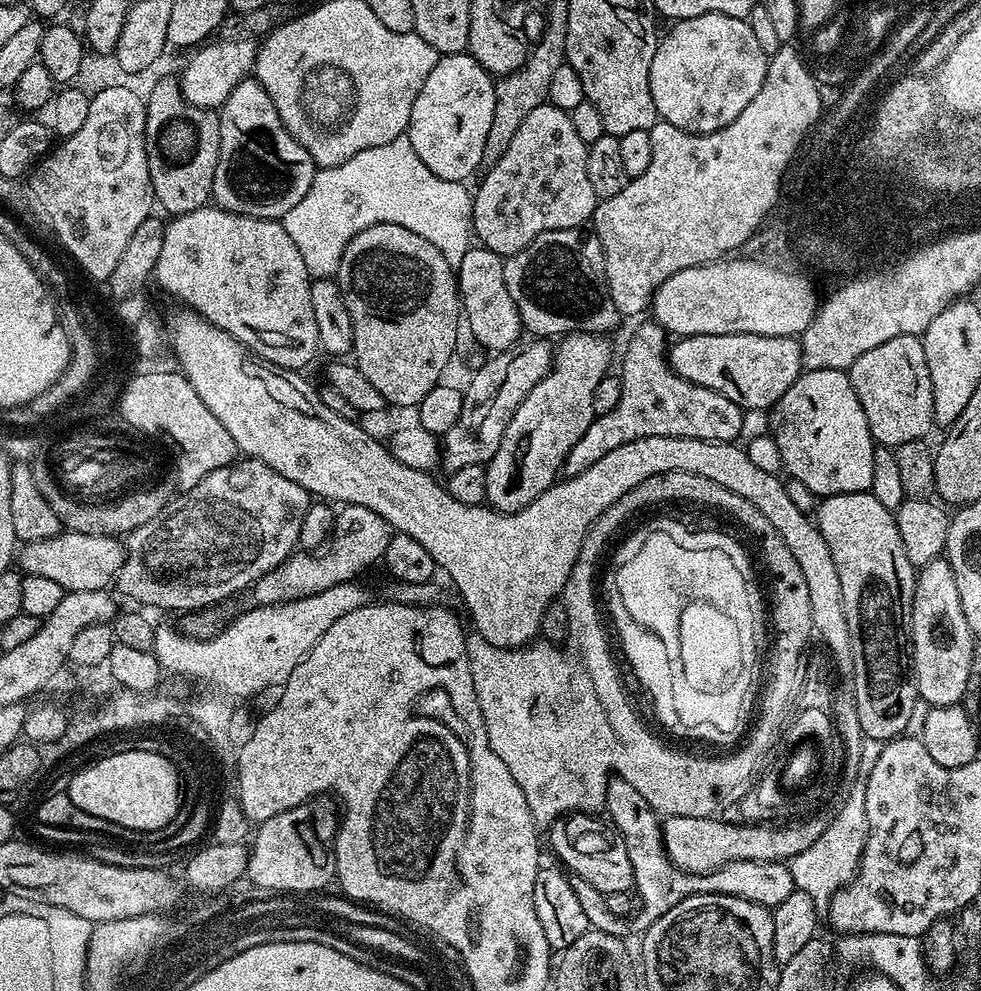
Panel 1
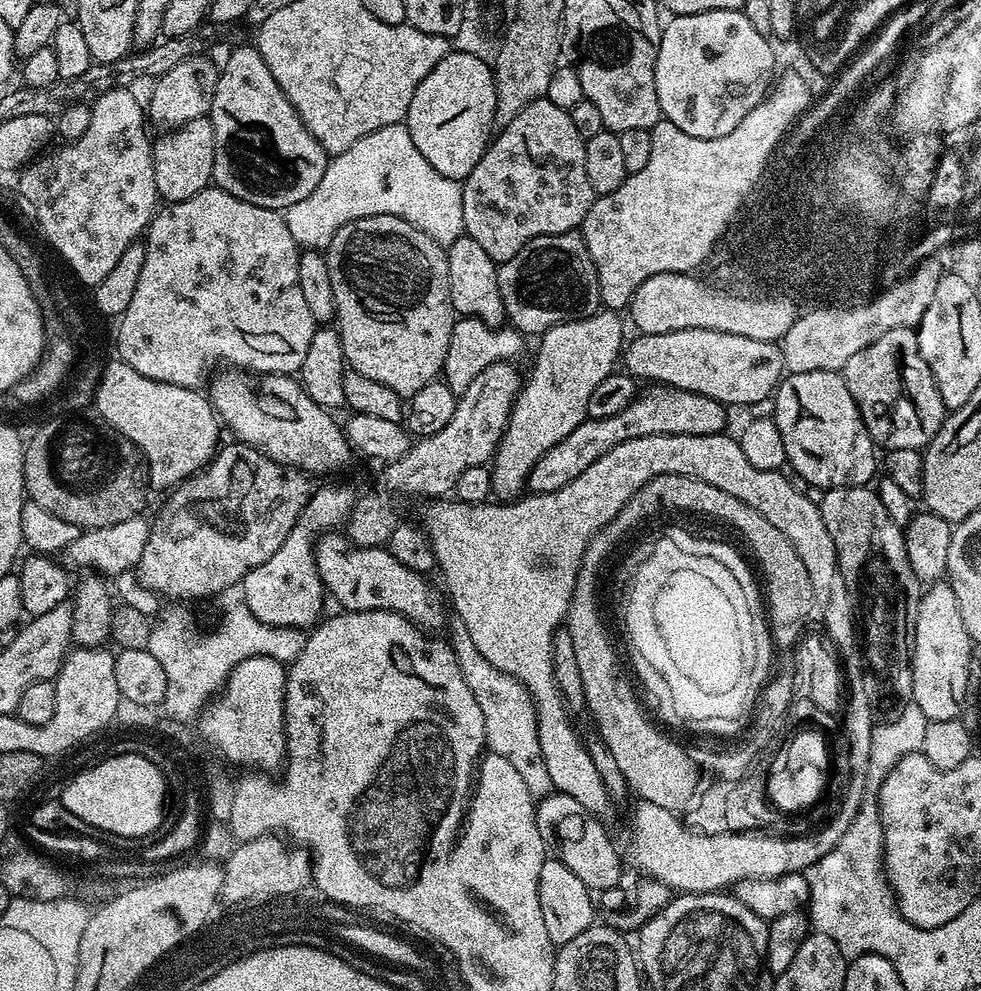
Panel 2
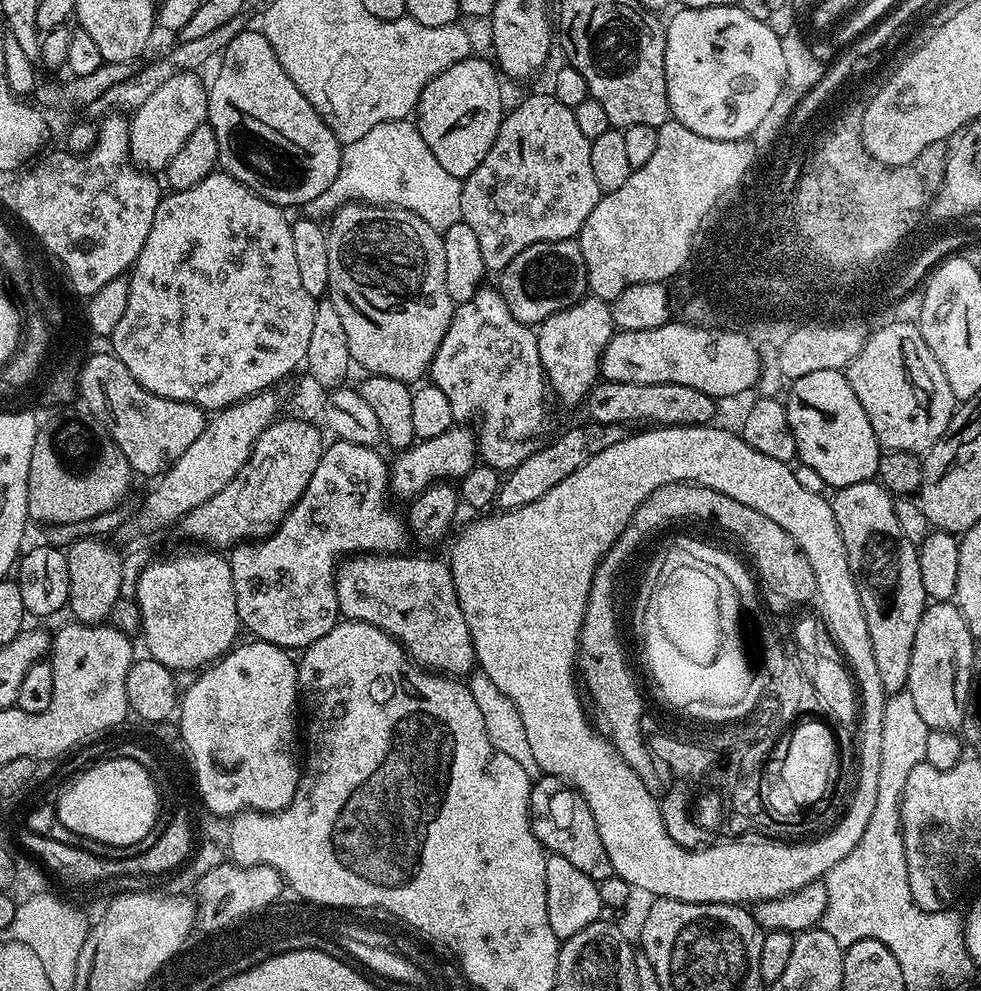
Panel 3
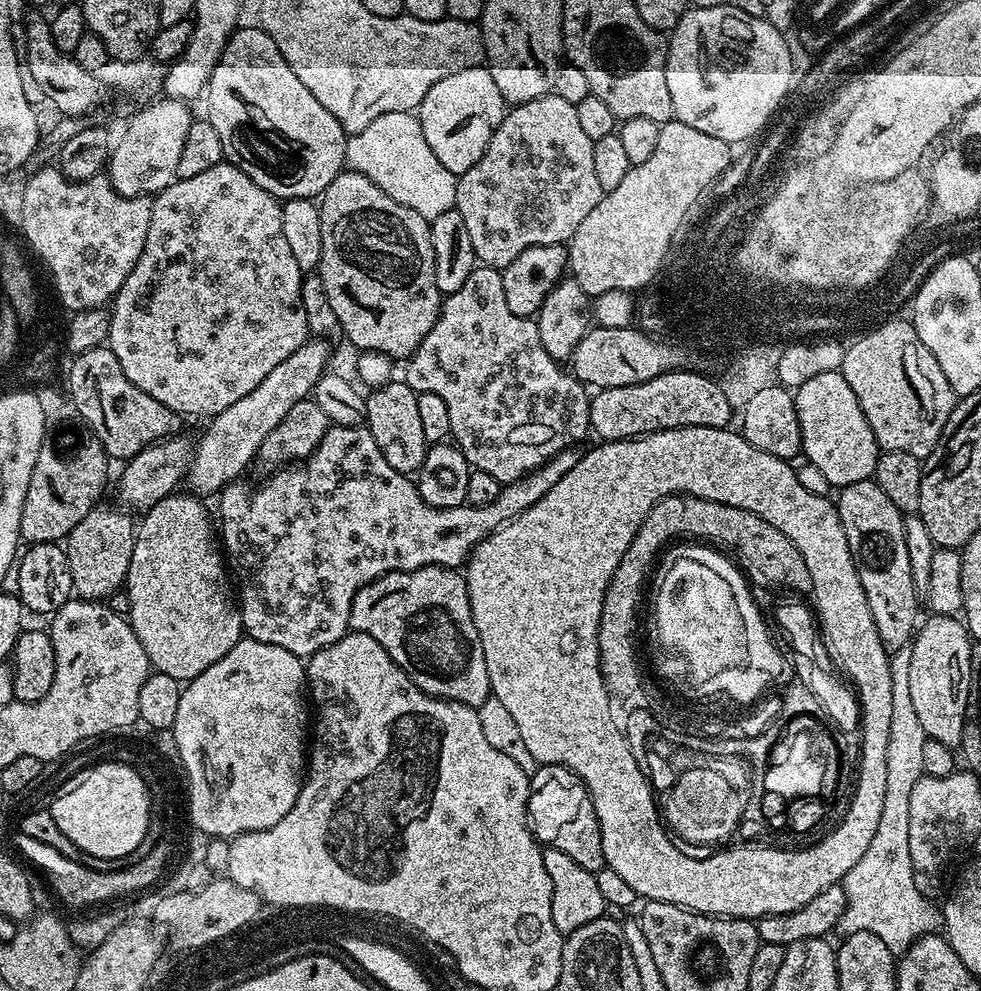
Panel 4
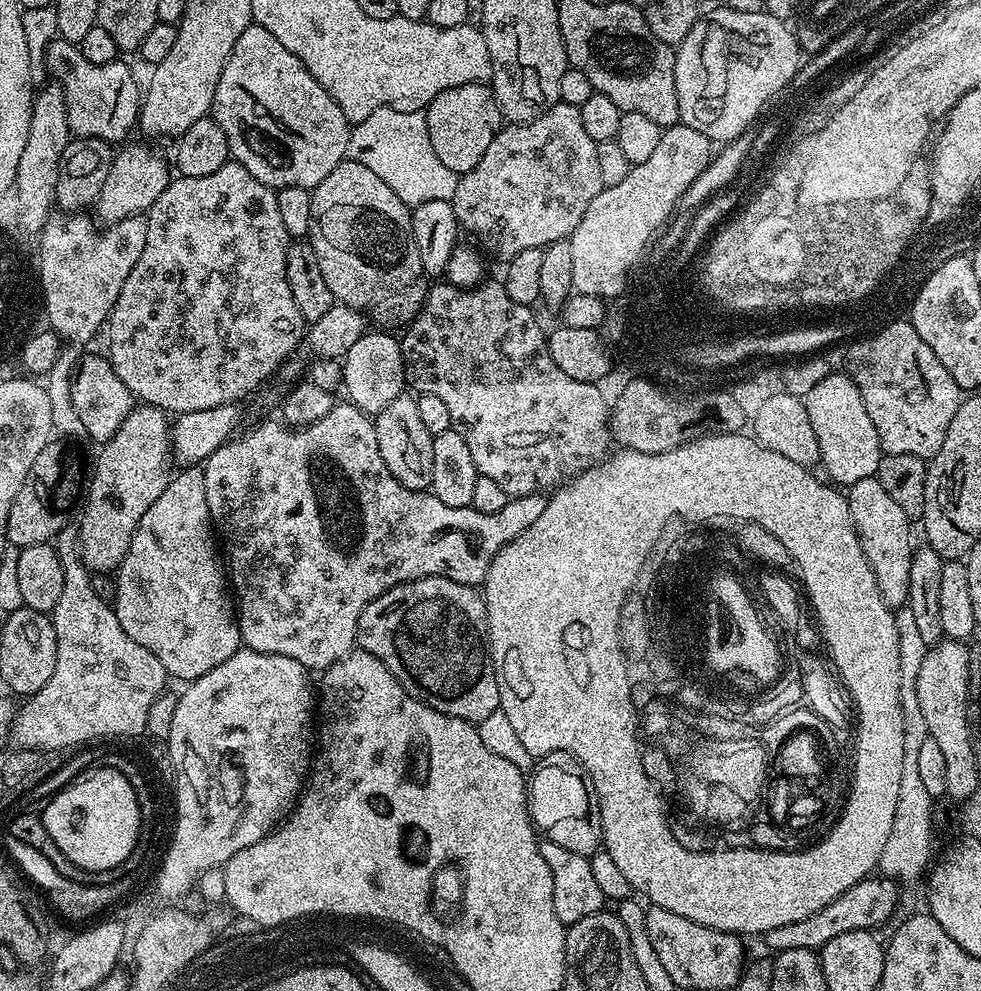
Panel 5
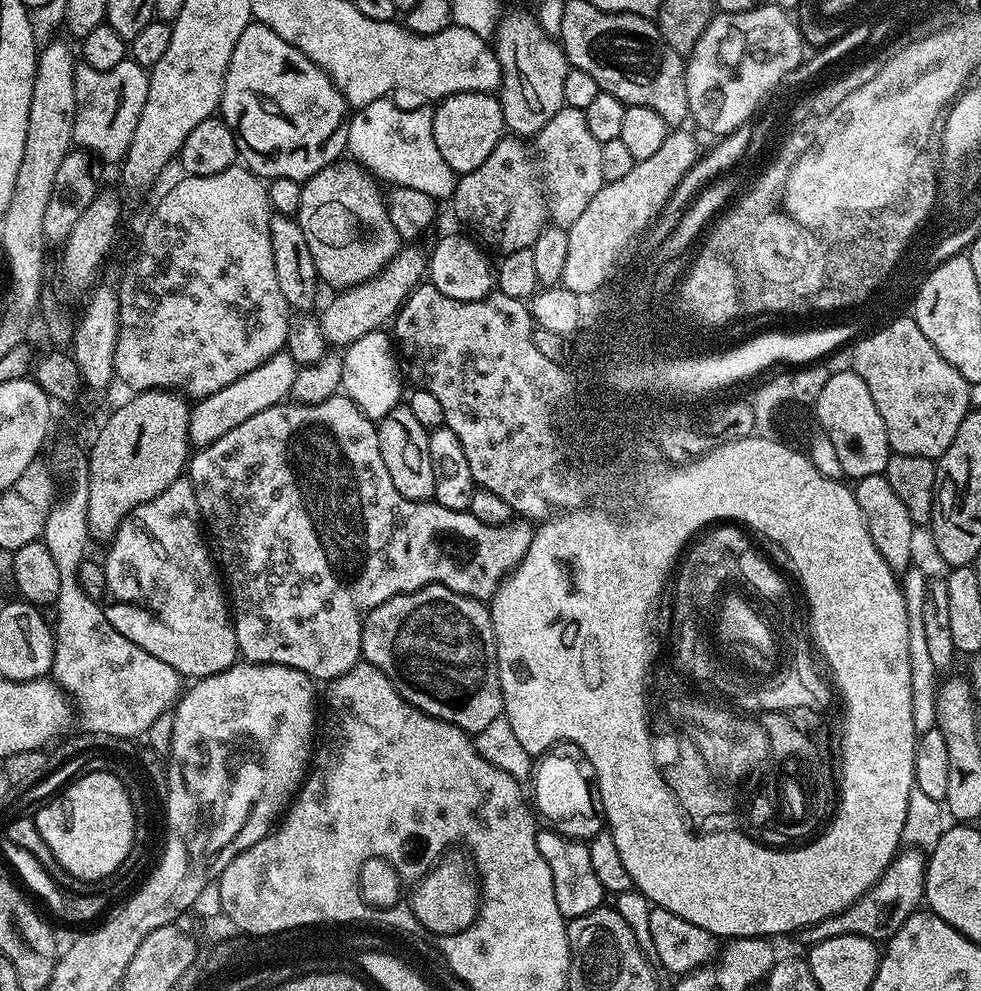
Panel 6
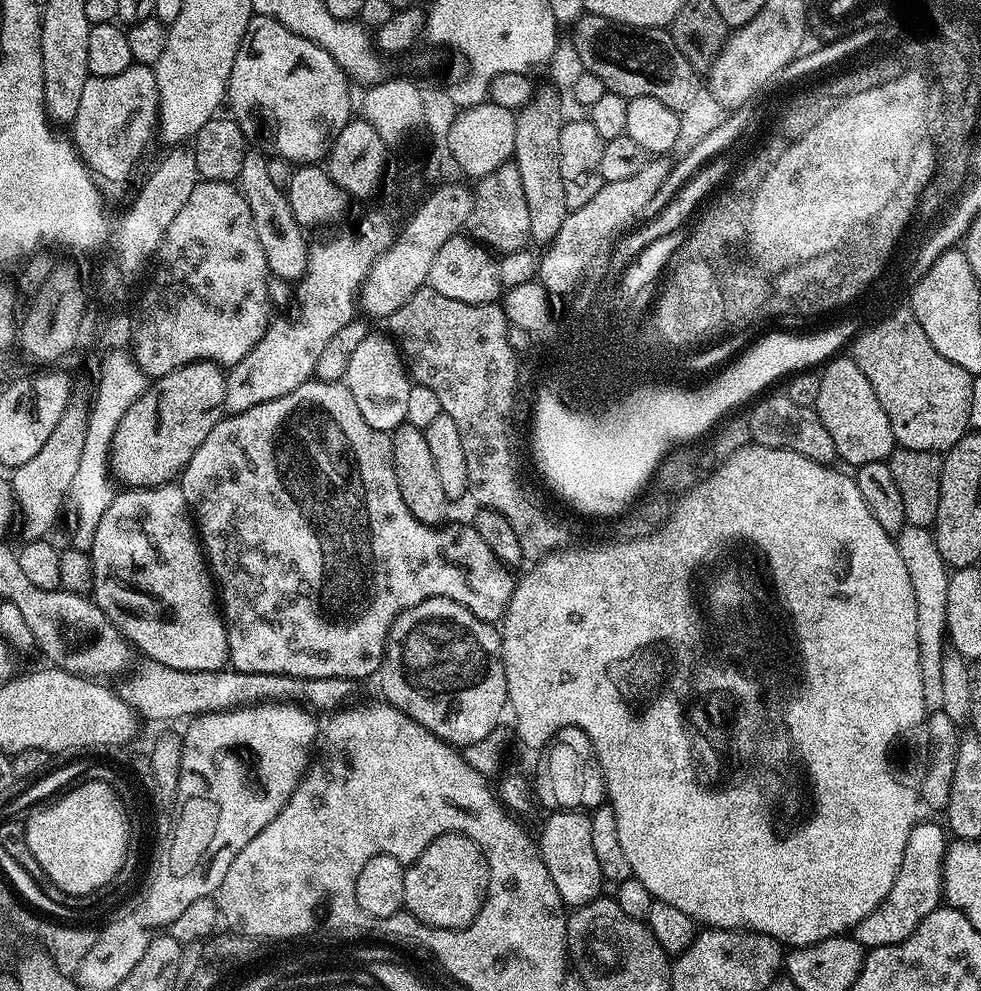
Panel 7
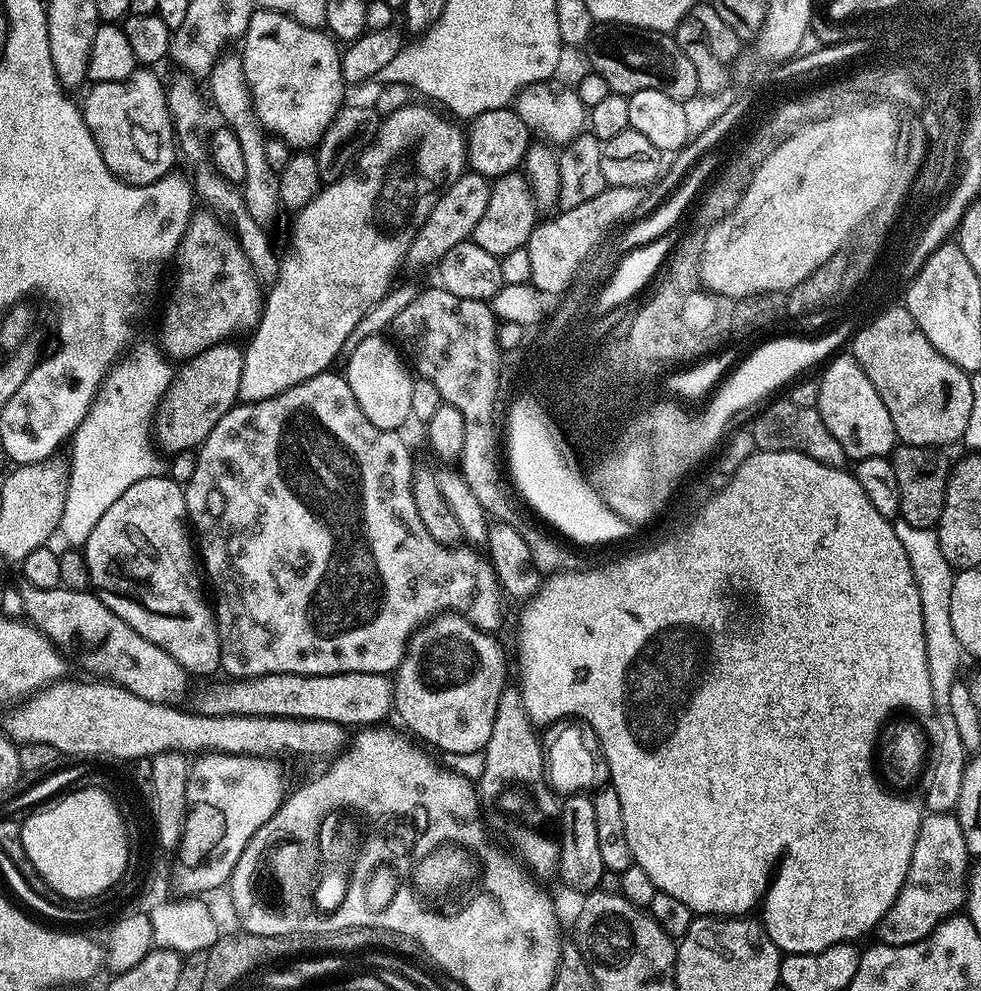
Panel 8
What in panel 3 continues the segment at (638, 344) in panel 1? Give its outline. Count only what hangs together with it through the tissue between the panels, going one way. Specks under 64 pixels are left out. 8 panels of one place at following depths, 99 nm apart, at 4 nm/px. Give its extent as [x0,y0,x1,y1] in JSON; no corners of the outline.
[498,422,626,509]

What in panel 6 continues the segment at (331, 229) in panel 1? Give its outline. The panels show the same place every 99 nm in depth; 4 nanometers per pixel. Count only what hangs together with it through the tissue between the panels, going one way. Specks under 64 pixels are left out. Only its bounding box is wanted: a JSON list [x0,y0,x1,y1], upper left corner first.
[347,98,457,202]

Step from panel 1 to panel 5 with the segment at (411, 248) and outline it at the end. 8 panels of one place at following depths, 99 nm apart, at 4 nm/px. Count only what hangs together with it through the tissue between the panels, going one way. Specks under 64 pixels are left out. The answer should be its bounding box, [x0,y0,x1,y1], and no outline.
[307,158,430,326]

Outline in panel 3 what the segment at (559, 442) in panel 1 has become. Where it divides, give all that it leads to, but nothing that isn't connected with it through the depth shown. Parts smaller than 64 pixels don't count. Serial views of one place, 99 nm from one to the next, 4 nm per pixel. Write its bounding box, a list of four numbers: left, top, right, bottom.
[536,294,613,404]

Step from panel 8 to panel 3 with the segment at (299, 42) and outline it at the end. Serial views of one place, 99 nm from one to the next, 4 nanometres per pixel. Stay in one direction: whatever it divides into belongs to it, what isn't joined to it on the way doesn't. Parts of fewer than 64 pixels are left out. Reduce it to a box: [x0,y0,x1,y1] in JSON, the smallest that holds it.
[207,30,342,210]

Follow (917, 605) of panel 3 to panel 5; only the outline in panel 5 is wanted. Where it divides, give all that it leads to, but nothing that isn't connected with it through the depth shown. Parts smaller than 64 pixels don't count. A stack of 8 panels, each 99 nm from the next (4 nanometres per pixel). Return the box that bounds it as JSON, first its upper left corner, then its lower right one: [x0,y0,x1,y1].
[846,478,914,610]

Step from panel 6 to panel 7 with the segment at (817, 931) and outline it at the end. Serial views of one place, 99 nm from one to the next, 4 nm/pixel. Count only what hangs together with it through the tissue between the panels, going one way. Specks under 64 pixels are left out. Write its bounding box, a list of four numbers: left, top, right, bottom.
[854,822,946,950]

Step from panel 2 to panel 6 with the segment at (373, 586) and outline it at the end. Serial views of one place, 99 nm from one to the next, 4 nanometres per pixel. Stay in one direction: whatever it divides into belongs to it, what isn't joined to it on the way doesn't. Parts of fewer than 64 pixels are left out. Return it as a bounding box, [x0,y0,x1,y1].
[360,584,504,734]

